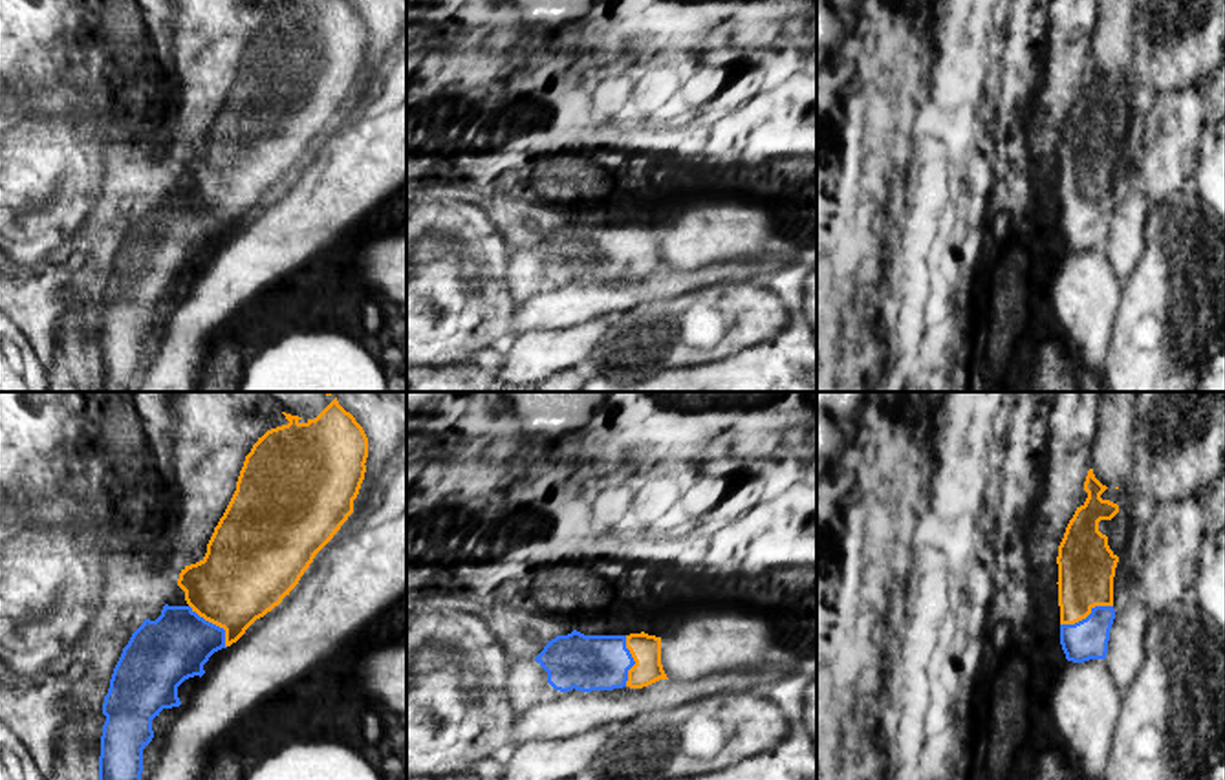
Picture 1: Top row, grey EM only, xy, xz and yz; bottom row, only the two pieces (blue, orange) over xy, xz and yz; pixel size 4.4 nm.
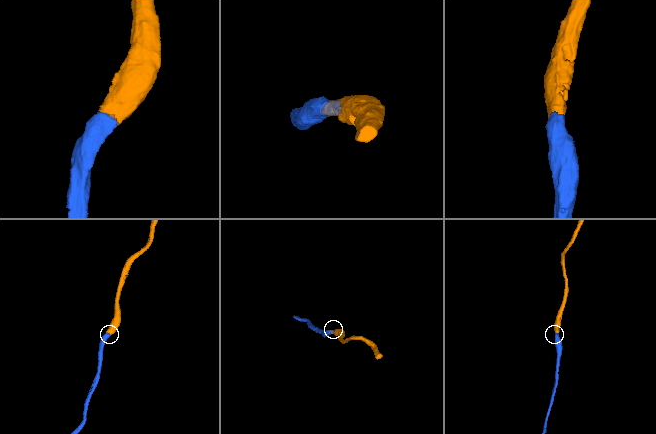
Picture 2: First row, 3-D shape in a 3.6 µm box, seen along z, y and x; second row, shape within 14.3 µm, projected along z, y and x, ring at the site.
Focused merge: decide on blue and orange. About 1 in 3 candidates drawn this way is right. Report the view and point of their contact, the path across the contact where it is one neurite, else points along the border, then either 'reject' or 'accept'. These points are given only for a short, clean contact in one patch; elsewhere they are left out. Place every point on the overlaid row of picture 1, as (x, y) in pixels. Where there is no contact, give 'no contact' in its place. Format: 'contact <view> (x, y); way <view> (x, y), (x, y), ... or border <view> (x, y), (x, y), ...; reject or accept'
contact yz (1088, 616); way yz (1086, 639), (1088, 616), (1086, 566); accept

